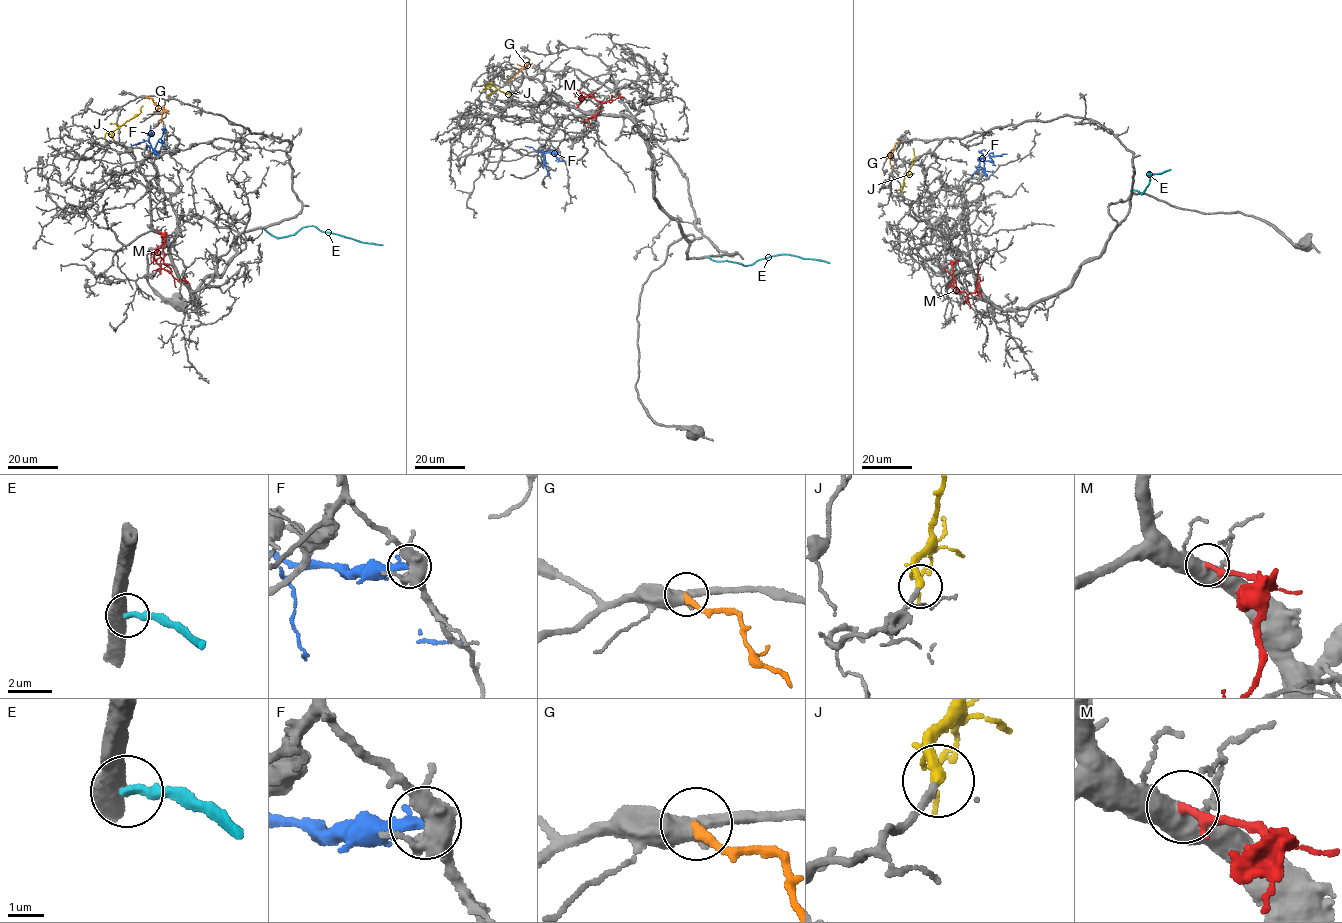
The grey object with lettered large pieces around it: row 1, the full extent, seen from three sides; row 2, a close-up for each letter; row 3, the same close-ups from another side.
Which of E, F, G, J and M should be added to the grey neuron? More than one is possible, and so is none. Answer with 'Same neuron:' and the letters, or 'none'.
Same neuron: J

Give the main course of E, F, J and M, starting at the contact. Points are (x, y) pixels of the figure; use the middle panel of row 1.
E: (708, 257), (747, 266), (781, 254), (829, 263)
F: (558, 152), (541, 152), (551, 178)
J: (492, 82), (501, 91), (511, 94)
M: (576, 107), (584, 96), (592, 96), (602, 103), (599, 111), (585, 119), (583, 125)

